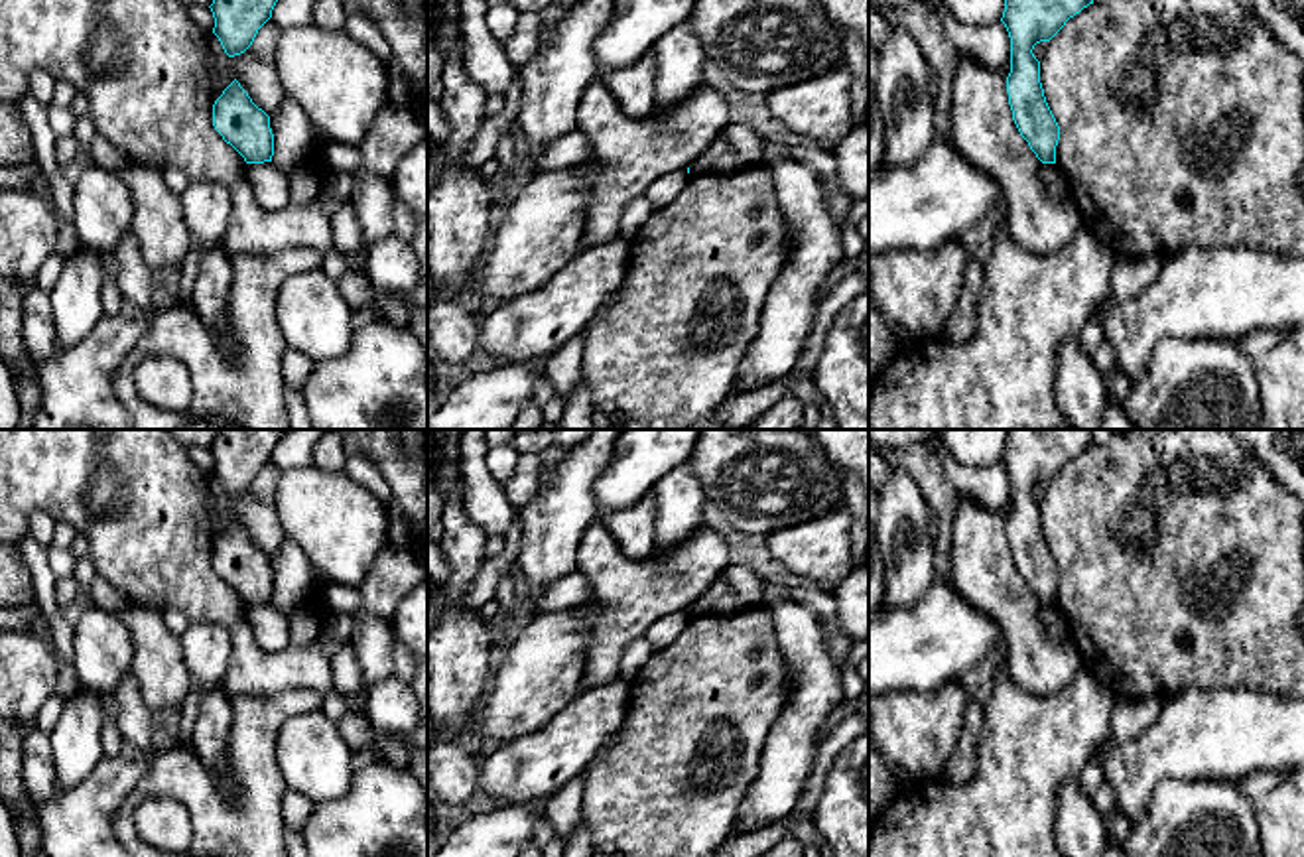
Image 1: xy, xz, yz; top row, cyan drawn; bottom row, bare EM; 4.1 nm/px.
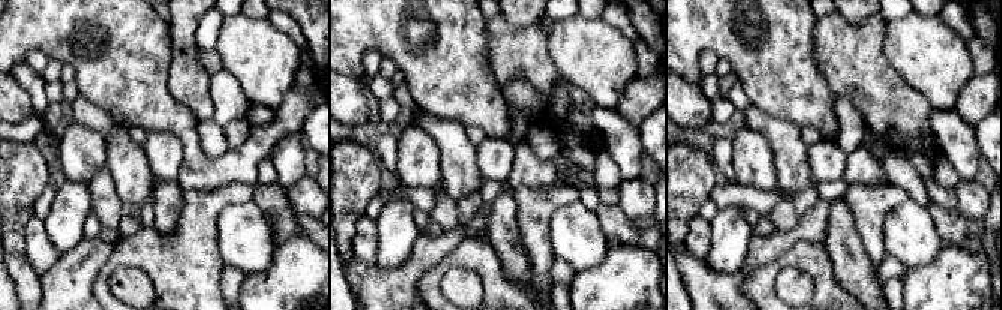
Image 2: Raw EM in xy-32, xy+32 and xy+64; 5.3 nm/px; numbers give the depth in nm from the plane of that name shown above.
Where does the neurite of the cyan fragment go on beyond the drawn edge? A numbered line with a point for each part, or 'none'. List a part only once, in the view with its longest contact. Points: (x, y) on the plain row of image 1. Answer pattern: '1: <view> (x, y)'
none

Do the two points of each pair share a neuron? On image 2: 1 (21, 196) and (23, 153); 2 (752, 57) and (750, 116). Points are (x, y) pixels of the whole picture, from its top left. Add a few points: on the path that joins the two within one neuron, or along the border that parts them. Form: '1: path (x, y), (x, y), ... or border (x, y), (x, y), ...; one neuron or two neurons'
1: path (21, 186), (23, 163); one neuron
2: border (750, 104), (774, 117), (783, 119); two neurons

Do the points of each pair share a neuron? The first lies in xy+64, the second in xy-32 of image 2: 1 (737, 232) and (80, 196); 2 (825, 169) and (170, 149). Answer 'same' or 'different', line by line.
1: same
2: same

